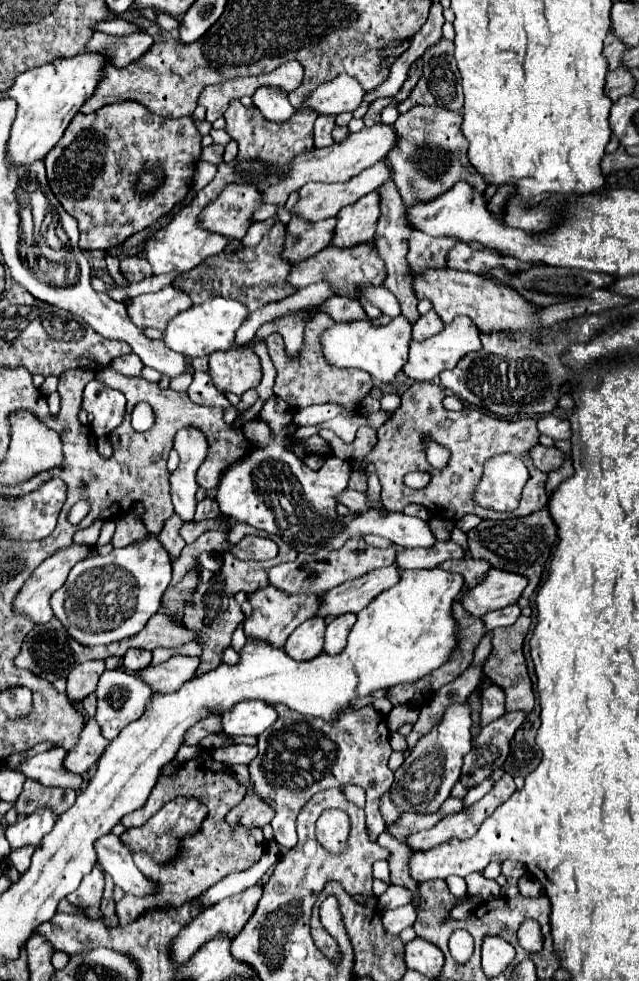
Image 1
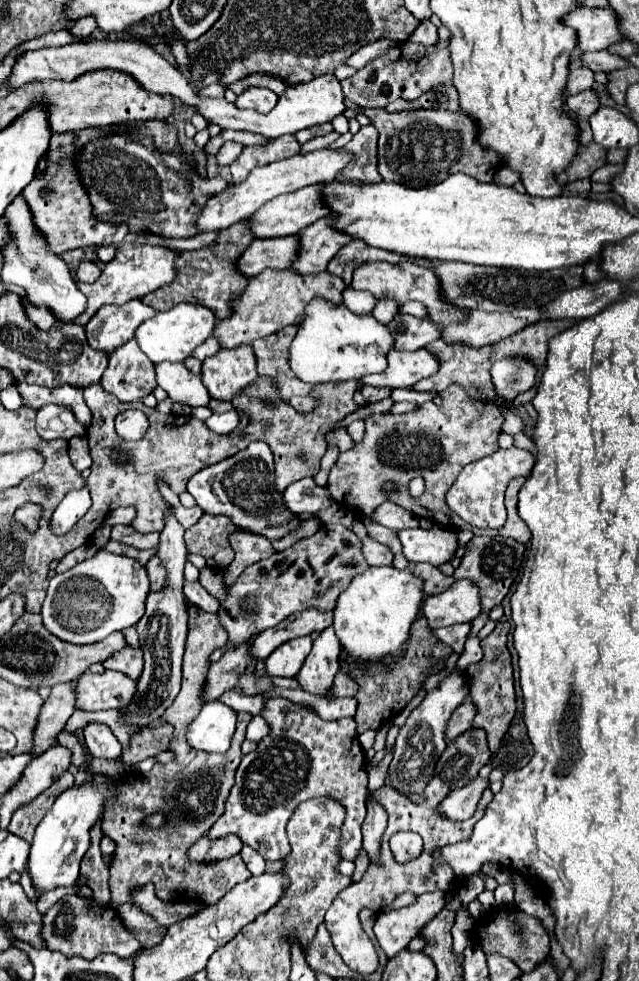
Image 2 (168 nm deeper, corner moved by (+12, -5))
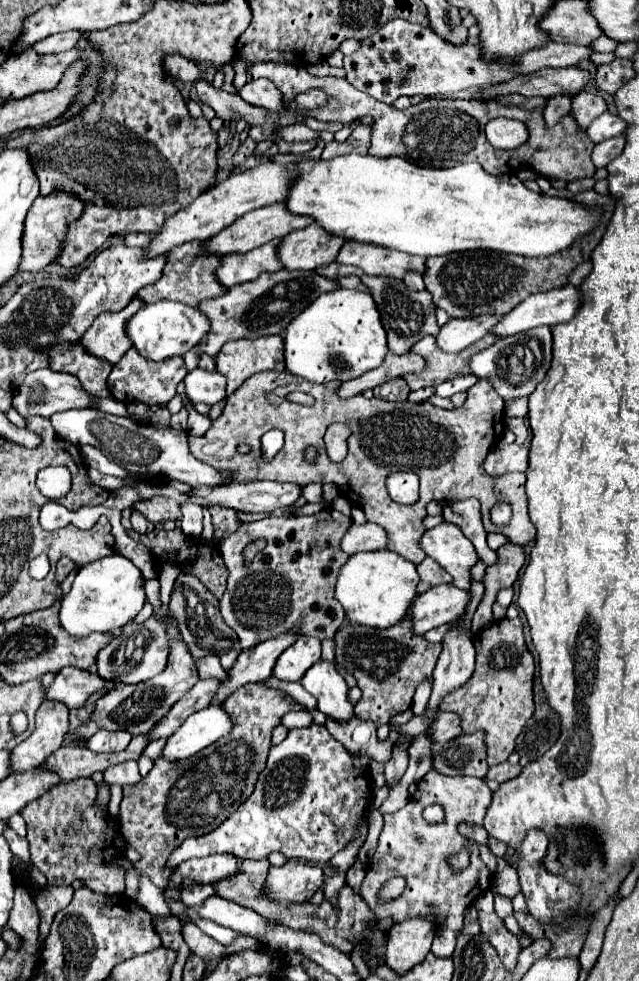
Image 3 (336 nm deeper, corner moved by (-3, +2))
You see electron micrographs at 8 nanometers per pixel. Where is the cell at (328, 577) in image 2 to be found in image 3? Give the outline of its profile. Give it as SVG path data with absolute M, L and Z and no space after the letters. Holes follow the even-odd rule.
M322 509L318 515L266 517L244 523L244 529L238 529L228 541L218 545L230 571L228 589L220 599L220 613L226 625L238 633L242 649L250 649L288 629L298 629L302 635L318 639L334 637L344 619L344 607L334 597L334 585L340 567L350 557L342 551L340 539L350 525L352 519L334 509ZM258 537L268 539L268 545L244 567L244 545Z

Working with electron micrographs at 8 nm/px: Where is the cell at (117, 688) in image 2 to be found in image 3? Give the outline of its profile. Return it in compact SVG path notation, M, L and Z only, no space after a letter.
M64 667L56 675L52 687L46 689L46 699L60 701L66 703L68 707L80 709L86 705L90 695L110 693L112 689L116 689L116 685L118 685L116 681L104 679L98 673L90 673L76 667Z

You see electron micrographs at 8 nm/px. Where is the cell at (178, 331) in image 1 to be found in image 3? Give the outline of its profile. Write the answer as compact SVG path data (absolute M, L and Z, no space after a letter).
M158 301L152 305L146 305L128 321L128 337L132 339L132 345L140 351L140 355L162 361L174 355L184 355L192 347L196 347L210 331L210 321L206 313L202 313L198 307L190 307L178 301Z

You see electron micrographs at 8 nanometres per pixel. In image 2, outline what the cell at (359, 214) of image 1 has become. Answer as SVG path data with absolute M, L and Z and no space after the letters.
M329 216L321 218L297 234L301 244L297 248L297 262L293 262L289 270L299 274L323 272L339 248L351 240L347 234L333 230L329 222Z

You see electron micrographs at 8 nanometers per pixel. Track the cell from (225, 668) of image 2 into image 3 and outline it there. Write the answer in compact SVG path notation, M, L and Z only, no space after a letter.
M200 679L192 691L188 691L180 701L176 701L174 709L168 713L168 717L164 717L164 721L160 721L160 725L156 725L156 729L152 729L150 737L158 739L158 737L170 737L192 713L204 709L210 705L212 697L218 693L220 689L220 679Z

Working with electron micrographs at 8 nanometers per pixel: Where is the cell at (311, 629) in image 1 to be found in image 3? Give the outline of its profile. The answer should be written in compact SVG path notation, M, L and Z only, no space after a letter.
M302 635L278 657L272 675L282 681L300 681L304 673L316 661L320 661L320 653L322 653L322 641L316 637Z

